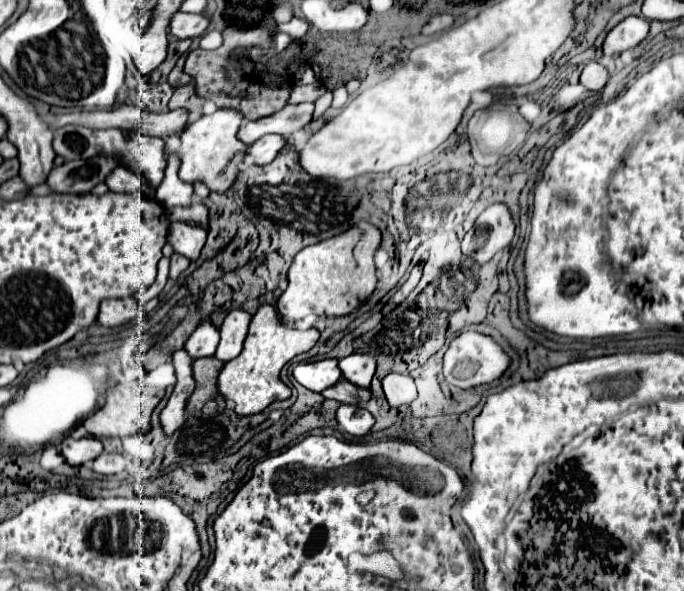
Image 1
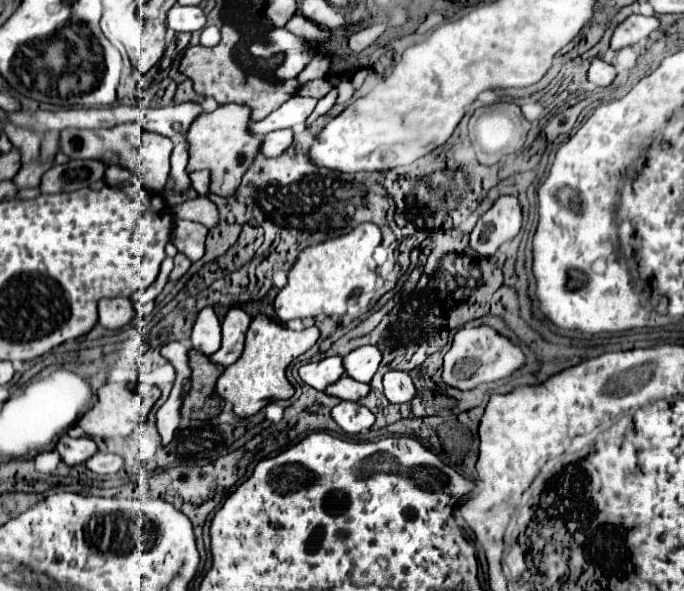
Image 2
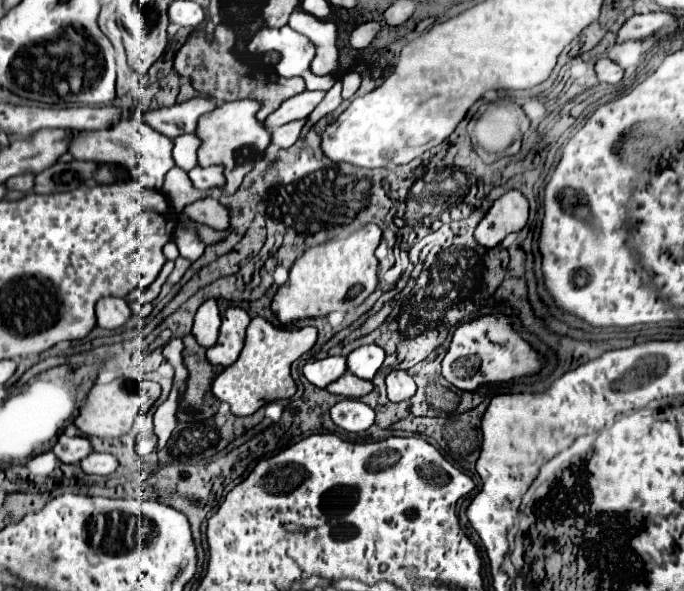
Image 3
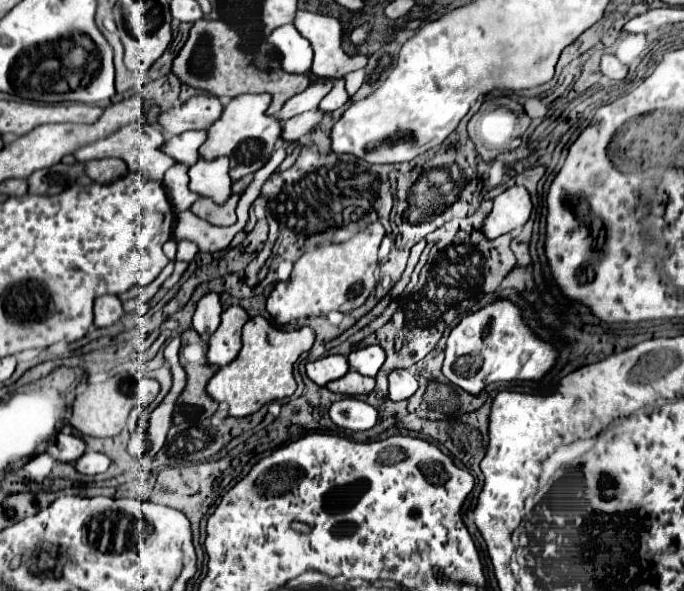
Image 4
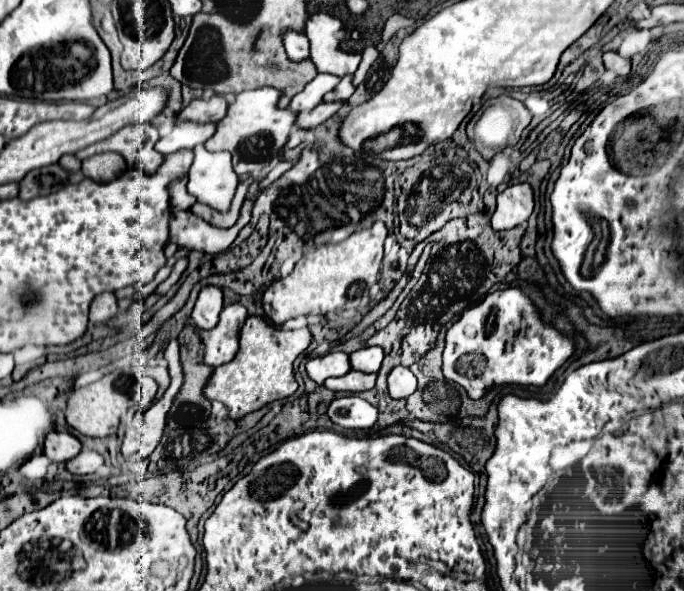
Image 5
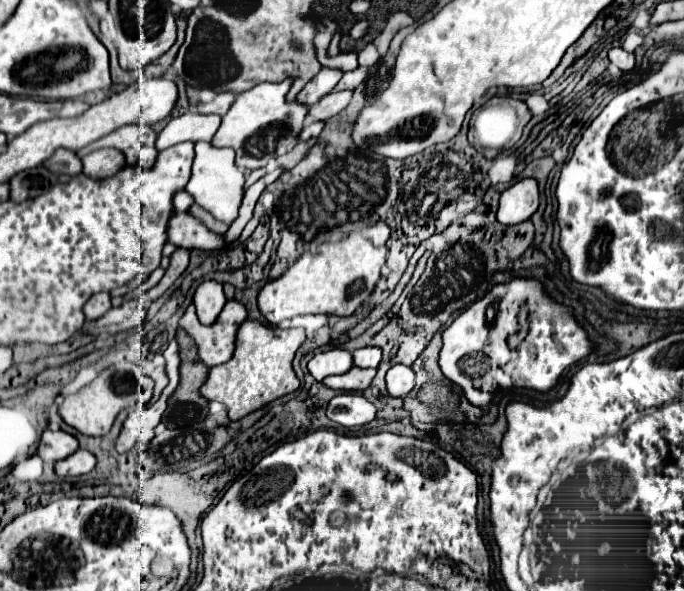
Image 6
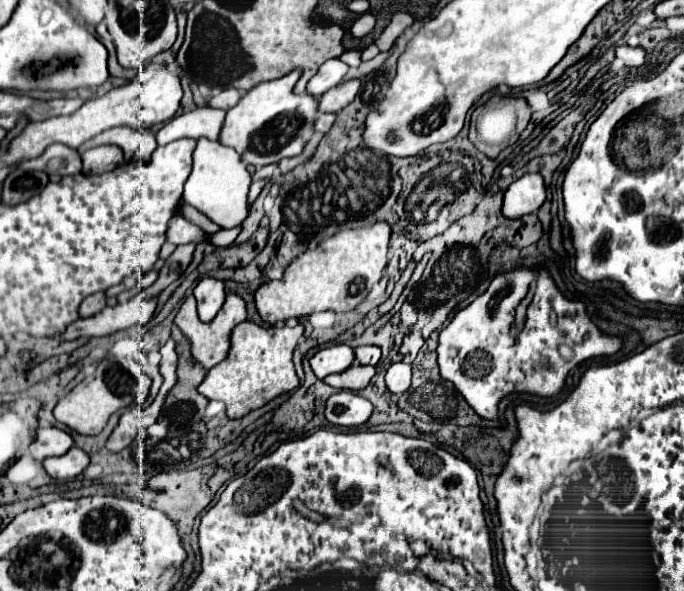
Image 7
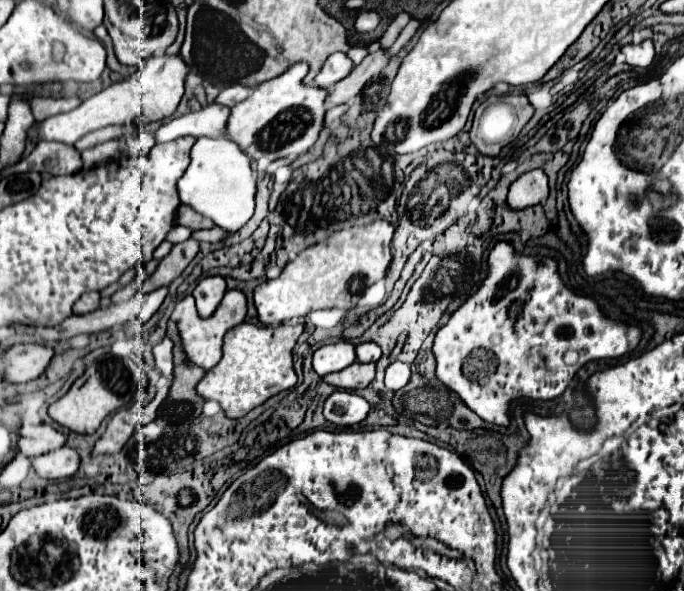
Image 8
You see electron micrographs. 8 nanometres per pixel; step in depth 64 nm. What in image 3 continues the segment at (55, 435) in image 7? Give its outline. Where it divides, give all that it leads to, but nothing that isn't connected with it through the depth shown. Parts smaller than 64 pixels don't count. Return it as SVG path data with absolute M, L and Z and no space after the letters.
M60 434L56 446L52 448L52 452L56 454L56 458L60 462L78 464L84 456L88 456L88 452L92 452L92 446L90 446L88 438L84 438L84 436L68 438L66 434Z

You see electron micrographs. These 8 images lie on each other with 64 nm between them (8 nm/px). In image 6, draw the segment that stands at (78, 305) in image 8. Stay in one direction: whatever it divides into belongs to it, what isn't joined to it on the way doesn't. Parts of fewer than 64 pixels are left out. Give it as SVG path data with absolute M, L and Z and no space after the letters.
M98 292L94 294L86 304L84 304L84 316L86 320L96 320L110 308L110 294L108 292Z

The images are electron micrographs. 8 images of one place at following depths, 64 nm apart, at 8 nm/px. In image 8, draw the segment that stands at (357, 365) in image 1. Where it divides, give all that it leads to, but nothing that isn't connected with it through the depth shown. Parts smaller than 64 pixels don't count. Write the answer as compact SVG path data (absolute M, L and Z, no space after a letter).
M362 342L356 346L356 356L360 362L376 362L380 358L380 346L376 342Z

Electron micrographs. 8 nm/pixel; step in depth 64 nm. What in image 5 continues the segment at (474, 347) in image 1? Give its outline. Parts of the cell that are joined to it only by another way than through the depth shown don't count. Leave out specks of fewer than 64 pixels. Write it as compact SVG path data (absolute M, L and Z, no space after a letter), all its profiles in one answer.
M512 286L488 294L484 302L464 310L446 330L442 372L446 380L460 384L472 400L480 400L496 384L544 386L574 350L576 340L542 322L530 296L520 286Z

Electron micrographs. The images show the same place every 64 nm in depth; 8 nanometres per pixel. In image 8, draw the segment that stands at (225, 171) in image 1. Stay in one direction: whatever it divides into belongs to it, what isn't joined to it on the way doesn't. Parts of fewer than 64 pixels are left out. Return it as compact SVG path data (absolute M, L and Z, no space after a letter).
M296 62L280 76L258 84L244 102L232 108L228 118L230 138L250 158L266 158L270 162L278 158L298 158L300 154L306 154L318 140L318 134L324 128L324 100L328 98L330 90L304 84L302 80L306 78L308 68L310 66L306 62Z

